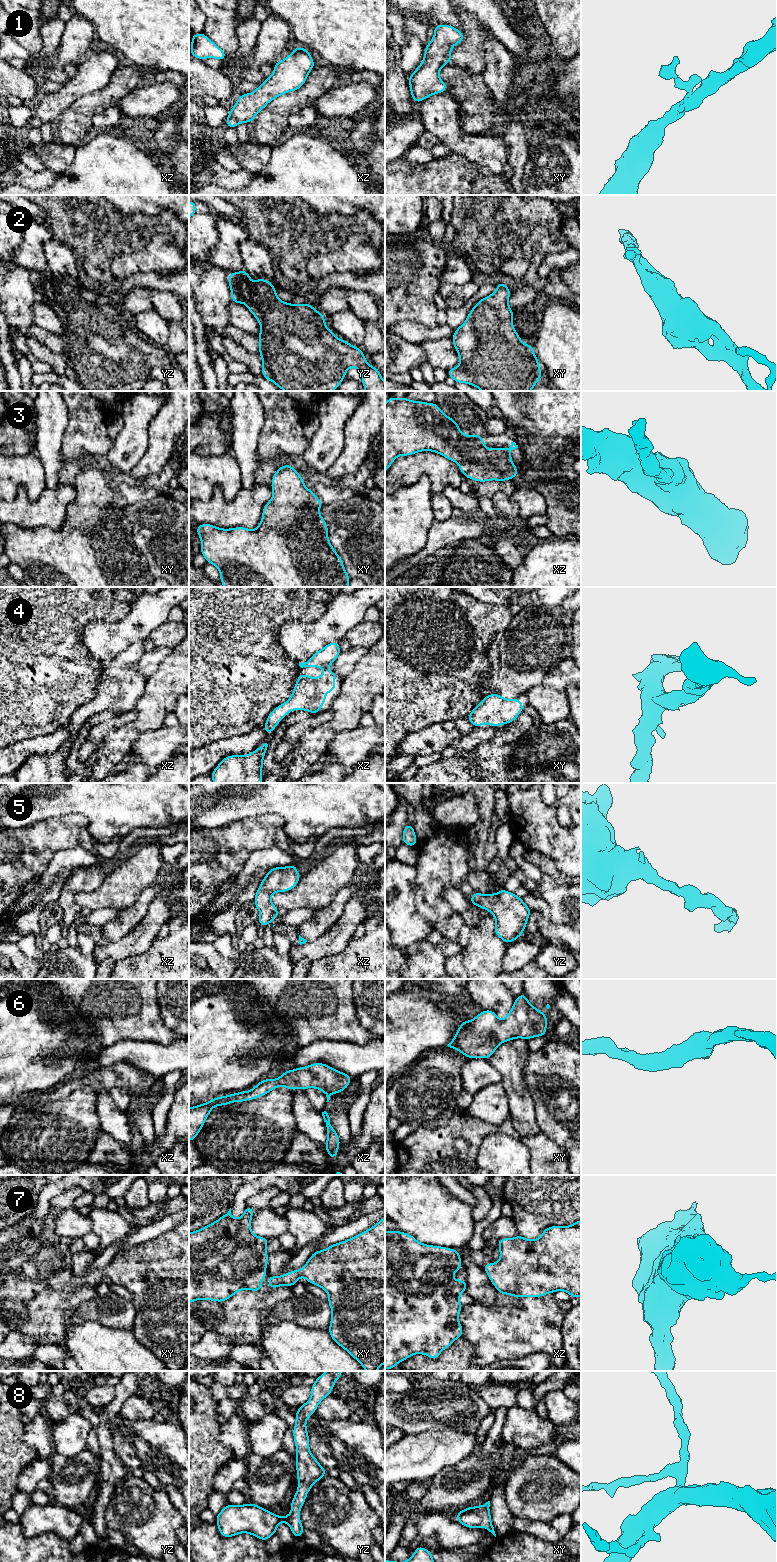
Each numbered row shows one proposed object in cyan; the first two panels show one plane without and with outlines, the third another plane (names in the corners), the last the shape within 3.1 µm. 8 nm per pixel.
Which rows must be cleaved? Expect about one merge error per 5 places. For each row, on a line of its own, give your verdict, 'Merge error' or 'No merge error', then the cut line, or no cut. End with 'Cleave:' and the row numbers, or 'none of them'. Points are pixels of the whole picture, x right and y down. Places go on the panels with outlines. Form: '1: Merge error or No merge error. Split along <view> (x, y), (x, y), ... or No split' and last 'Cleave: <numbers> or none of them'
1: No merge error. No split
2: No merge error. No split
3: No merge error. No split
4: No merge error. No split
5: No merge error. No split
6: No merge error. No split
7: No merge error. No split
8: No merge error. No split
Cleave: none of them

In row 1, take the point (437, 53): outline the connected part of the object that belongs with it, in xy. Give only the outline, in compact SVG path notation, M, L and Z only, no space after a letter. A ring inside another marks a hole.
M451 25L434 27L434 37L425 46L422 63L408 76L411 96L416 104L447 90L448 85L440 79L439 72L445 64L451 63L453 46L463 40L463 33Z

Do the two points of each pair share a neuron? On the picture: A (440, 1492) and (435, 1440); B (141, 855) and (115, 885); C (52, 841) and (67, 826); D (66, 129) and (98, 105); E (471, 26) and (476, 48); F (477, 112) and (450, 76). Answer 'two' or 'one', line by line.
A: two
B: one
C: one
D: one
E: one
F: one

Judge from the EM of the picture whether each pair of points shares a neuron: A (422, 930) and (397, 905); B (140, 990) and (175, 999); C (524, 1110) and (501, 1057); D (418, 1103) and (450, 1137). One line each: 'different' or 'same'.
A: same
B: different
C: same
D: different

